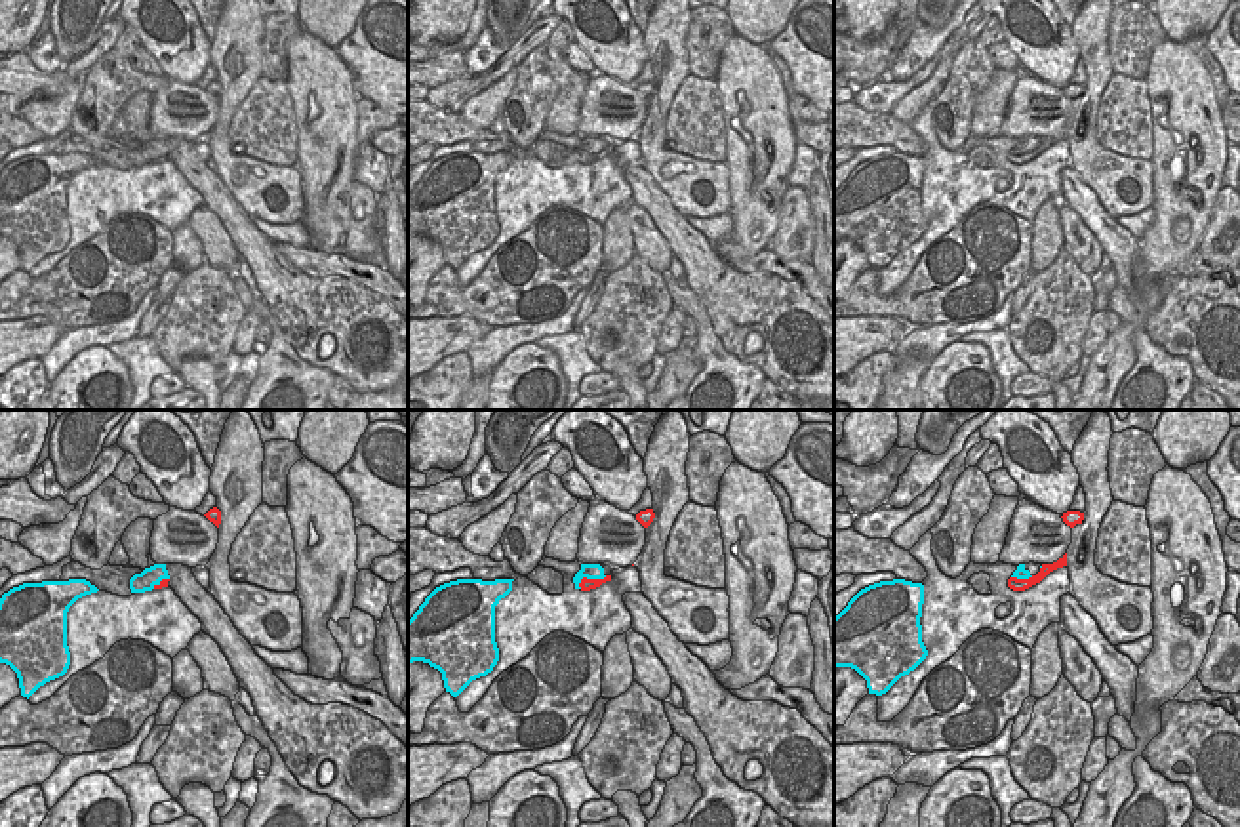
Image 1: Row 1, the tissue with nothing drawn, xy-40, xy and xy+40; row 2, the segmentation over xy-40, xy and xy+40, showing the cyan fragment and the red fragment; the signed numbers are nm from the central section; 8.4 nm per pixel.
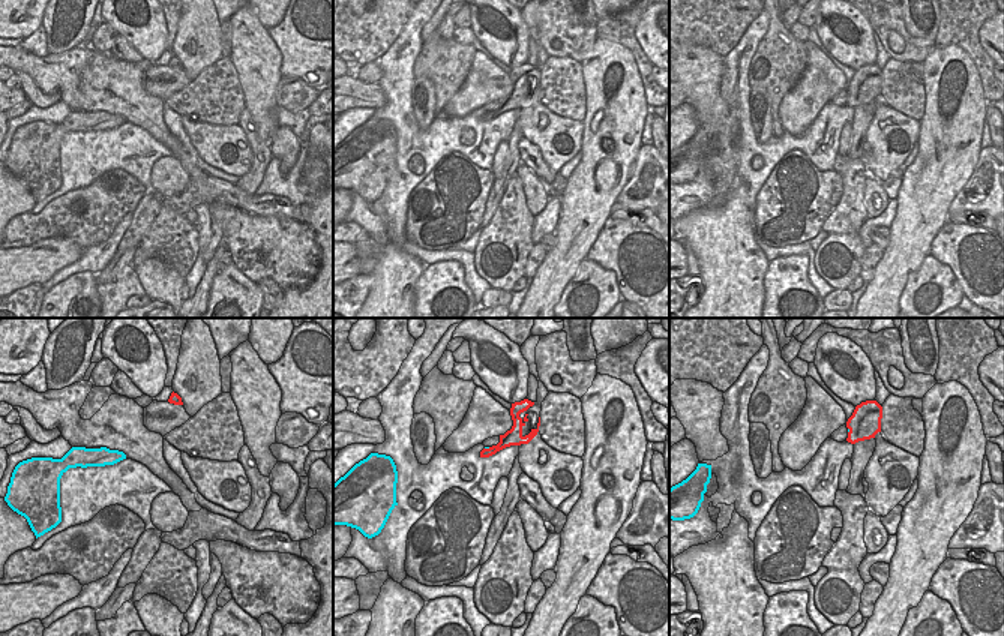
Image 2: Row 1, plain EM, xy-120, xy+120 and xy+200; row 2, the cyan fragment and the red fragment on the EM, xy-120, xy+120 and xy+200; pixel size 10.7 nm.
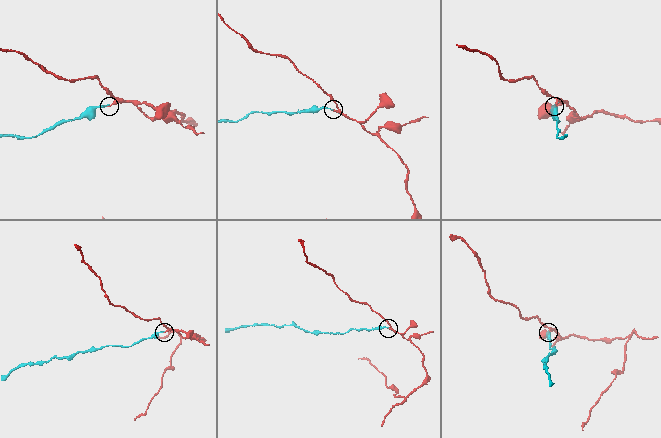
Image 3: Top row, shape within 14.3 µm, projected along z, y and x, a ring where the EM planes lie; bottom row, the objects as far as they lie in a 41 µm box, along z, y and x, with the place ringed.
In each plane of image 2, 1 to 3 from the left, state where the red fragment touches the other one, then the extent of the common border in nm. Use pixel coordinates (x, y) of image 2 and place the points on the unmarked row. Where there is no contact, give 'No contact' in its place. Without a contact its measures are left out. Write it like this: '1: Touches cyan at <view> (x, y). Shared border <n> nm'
1: No contact
2: Touches cyan at xy+120 (486, 111). Shared border 70 nm
3: No contact

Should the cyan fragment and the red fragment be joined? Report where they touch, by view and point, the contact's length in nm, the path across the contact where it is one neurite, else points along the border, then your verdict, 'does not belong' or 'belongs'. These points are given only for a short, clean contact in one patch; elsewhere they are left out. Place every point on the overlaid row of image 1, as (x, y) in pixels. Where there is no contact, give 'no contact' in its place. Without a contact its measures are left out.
contact xy (591, 578); length 260 nm; does not belong

